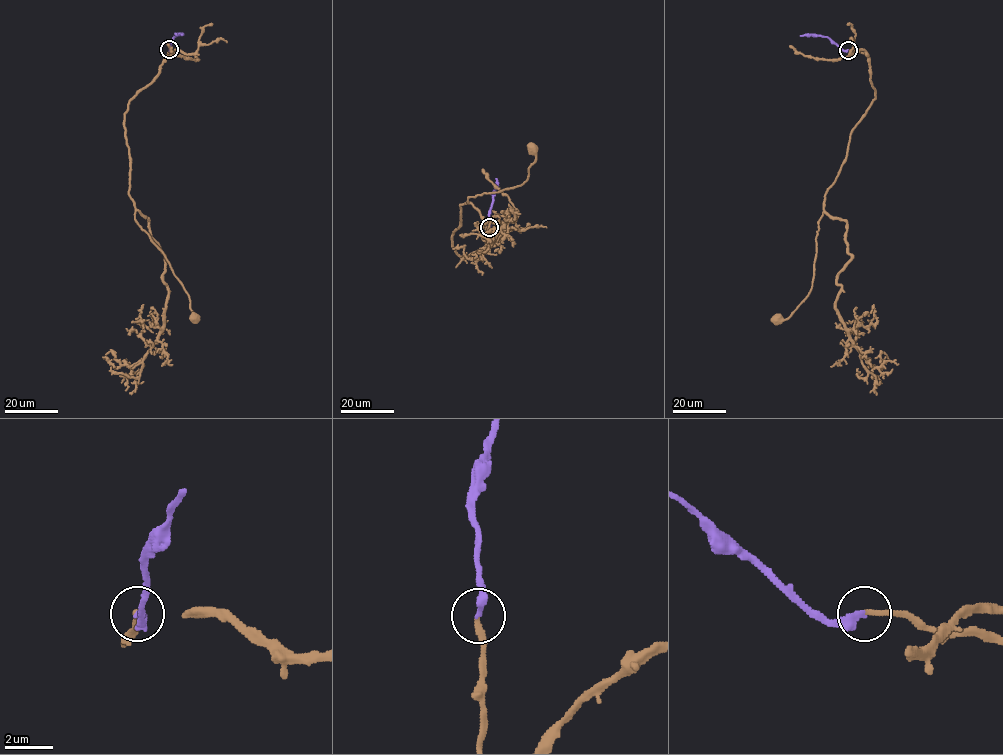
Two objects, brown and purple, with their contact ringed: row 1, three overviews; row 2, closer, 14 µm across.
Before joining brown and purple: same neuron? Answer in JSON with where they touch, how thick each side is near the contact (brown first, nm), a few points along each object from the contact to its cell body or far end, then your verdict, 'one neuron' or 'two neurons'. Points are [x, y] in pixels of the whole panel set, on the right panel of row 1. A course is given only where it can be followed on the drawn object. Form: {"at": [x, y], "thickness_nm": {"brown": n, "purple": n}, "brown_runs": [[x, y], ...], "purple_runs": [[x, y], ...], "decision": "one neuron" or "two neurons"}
{"at": [848, 50], "thickness_nm": {"brown": 240, "purple": 300}, "brown_runs": [[848, 50], [868, 58], [875, 99], [824, 207], [846, 222], [851, 255], [835, 310], [882, 367], [870, 358]], "purple_runs": [[848, 50], [842, 50], [827, 37], [800, 35]], "decision": "one neuron"}

